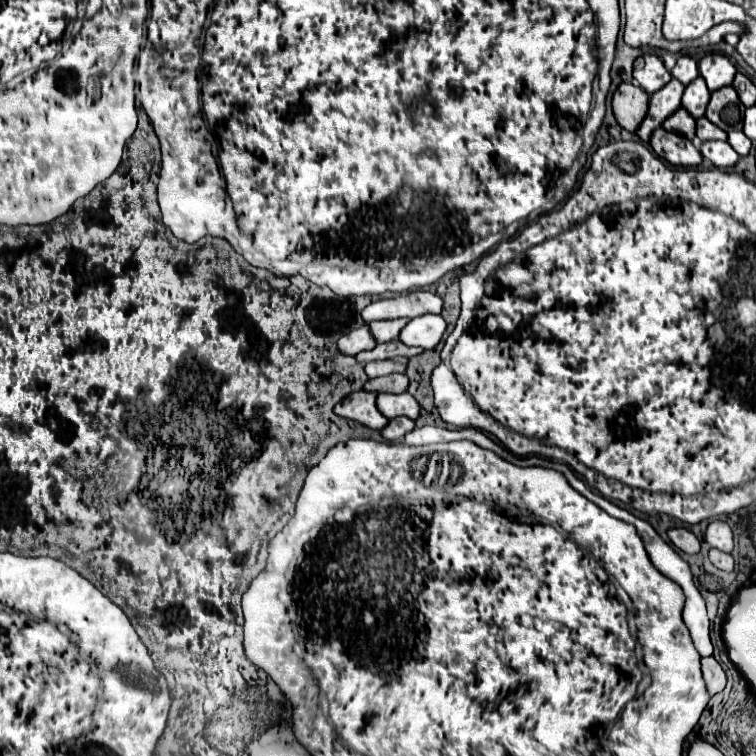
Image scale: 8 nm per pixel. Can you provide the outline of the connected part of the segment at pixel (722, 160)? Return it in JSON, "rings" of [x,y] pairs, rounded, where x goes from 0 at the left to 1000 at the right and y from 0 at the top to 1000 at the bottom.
{"rings":[[[952,185],[929,188],[926,201],[947,222],[968,222],[979,209],[976,204],[971,204],[971,198],[966,198],[963,188],[952,188]]]}

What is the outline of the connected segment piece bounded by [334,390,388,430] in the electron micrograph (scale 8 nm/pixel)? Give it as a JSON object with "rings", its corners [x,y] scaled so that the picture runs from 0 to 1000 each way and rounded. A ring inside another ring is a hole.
{"rings":[[[474,516],[463,524],[458,524],[452,532],[447,532],[442,537],[442,545],[452,553],[460,553],[460,556],[468,556],[468,558],[476,558],[487,566],[495,566],[495,569],[505,569],[513,558],[513,553],[497,542],[497,524],[500,521],[489,521],[484,516]]]}

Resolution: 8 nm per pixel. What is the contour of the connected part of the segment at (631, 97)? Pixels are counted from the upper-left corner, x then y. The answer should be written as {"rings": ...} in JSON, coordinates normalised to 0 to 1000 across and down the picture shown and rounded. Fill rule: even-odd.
{"rings":[[[823,108],[810,127],[812,153],[817,164],[831,175],[844,172],[844,167],[857,151],[857,138],[860,138],[860,127],[847,114],[833,108]]]}

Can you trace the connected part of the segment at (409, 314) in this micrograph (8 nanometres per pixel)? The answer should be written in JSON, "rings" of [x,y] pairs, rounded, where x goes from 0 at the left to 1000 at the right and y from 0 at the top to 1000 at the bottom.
{"rings":[[[548,384],[524,394],[508,394],[487,402],[479,410],[479,421],[484,426],[513,423],[513,421],[550,421],[563,413],[582,415],[585,394],[566,384]]]}

